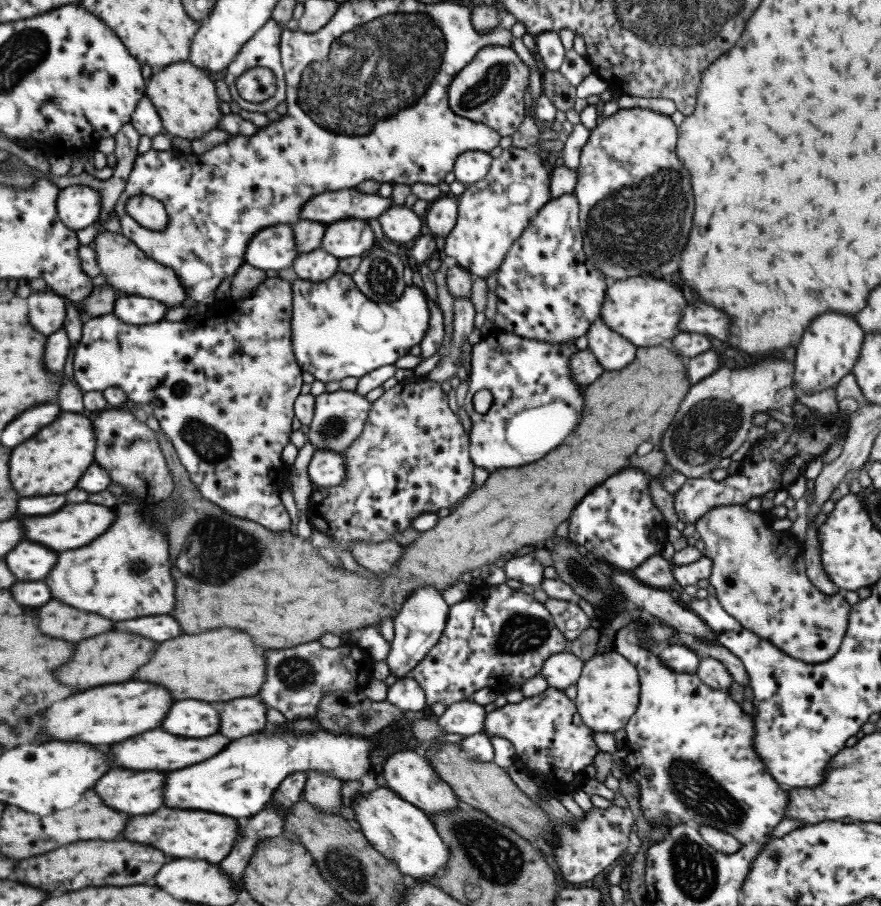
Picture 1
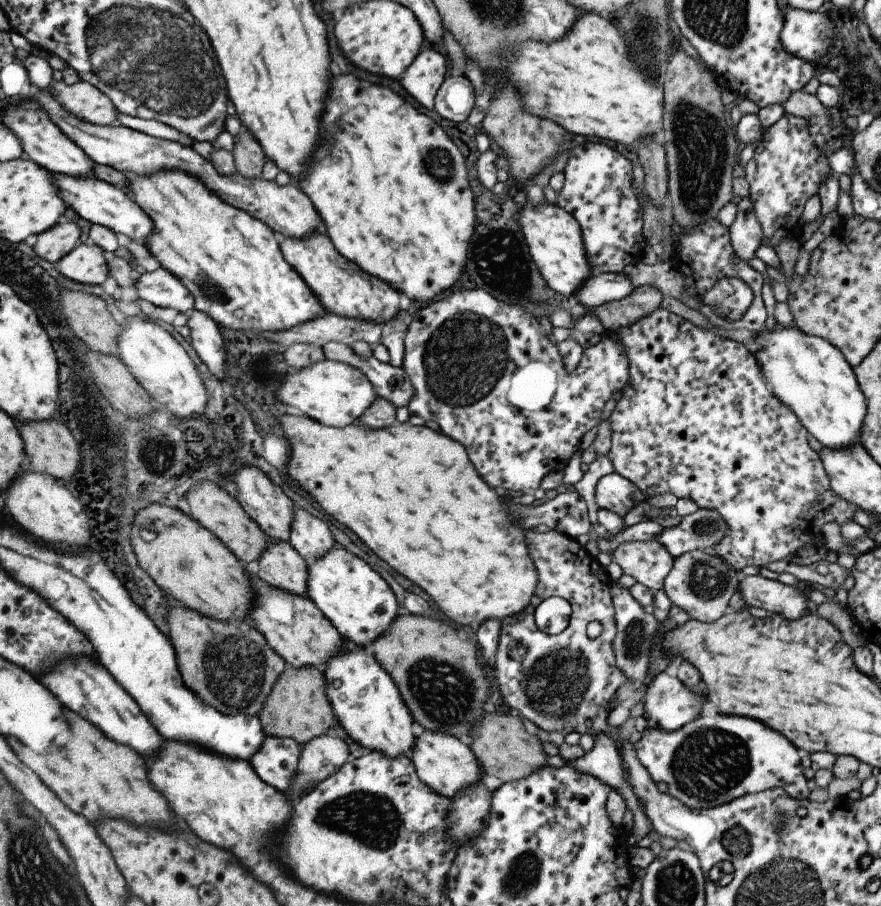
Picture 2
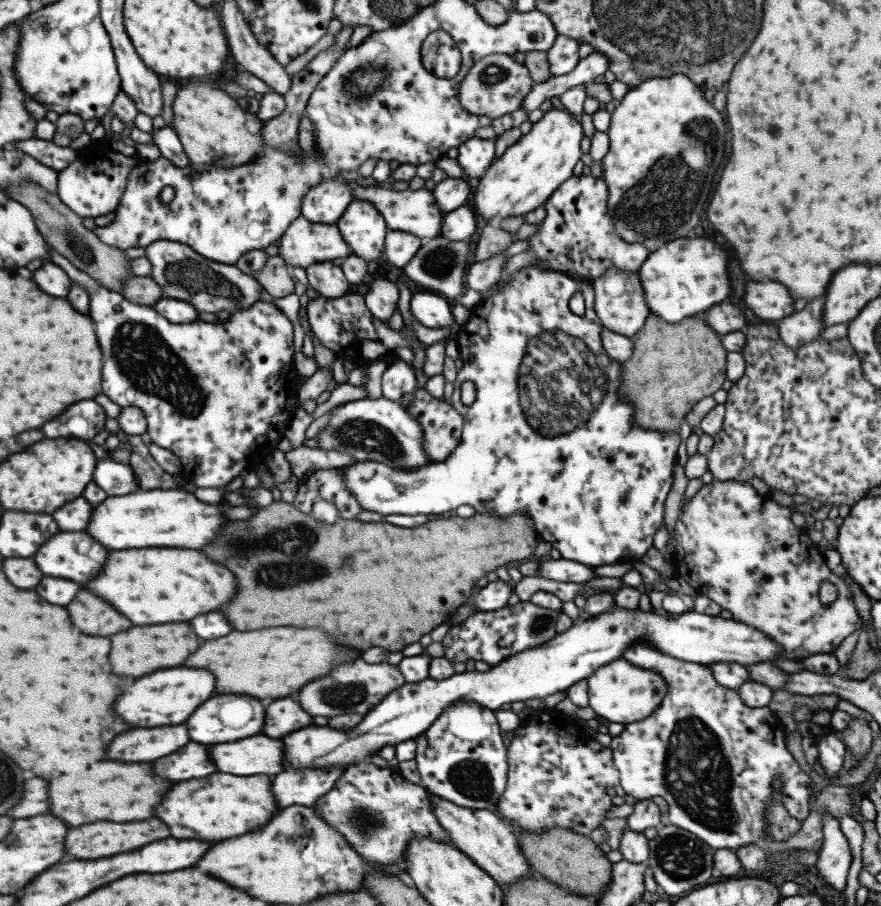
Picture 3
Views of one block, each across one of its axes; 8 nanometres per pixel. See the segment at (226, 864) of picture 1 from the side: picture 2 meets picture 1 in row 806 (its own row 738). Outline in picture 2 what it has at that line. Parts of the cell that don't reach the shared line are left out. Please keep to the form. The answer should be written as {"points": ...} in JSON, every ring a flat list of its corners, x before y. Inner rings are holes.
{"points":[[266,735,252,755,252,768,266,784,286,792,294,779,301,750,293,738]]}

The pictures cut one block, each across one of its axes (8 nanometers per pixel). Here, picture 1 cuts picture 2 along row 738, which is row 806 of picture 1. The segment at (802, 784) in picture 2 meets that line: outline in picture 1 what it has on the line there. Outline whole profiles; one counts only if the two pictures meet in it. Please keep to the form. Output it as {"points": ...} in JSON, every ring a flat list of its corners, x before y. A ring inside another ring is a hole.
{"points":[[628,629,619,630,616,633,616,641,614,641,614,650,618,654,624,655,637,668,640,678,640,695,639,704,636,713,630,718,628,724,624,727,626,730,626,746,628,756,621,767,624,776,632,778,638,785,639,803,646,822,651,826,654,823,666,823,667,826,681,825,683,821,690,820,698,824,698,826,709,825,716,829,722,829,726,833,731,834,740,841,740,854,744,854,744,858,748,858,748,862,754,862,759,852,765,848,771,839,772,830,776,829,778,824,782,823,788,806,788,794,780,788,780,784,774,780,774,777,768,772,766,765,760,762,760,756,754,752,752,741,755,735,754,720,749,714,739,706,738,702,732,700,728,691,713,690,711,687,702,683,696,673,679,673,672,670,658,656,657,651,652,651,641,647,640,644,633,641,631,631]]}

